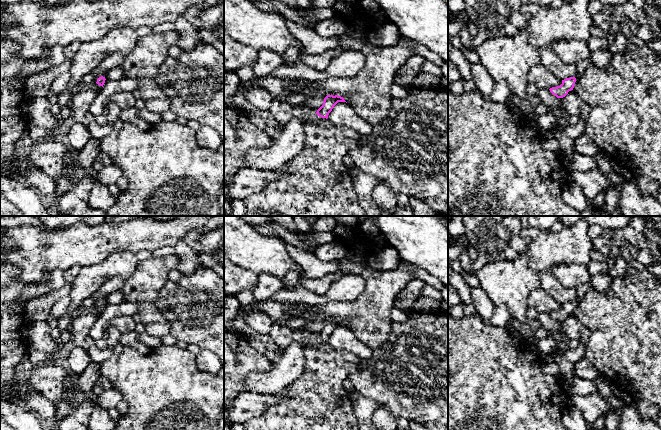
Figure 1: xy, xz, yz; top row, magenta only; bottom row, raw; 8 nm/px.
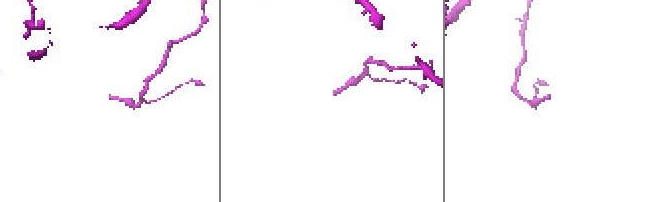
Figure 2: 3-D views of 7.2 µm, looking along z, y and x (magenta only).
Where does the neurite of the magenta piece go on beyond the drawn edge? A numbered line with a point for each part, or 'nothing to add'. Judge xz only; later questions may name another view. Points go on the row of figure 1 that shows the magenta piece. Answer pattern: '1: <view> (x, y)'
nothing to add

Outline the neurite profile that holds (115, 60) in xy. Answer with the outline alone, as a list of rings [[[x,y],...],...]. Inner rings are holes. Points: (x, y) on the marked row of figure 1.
[[[114,53],[107,56],[99,66],[94,68],[92,72],[97,76],[101,77],[105,72],[120,67],[124,61],[125,55]]]

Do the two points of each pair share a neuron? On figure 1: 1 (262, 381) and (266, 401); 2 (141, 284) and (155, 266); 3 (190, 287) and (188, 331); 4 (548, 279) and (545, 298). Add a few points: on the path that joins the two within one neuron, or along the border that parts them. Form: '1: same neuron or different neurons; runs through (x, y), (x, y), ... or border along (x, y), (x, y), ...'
1: different neurons; border along (243, 391), (282, 392)
2: same neuron; runs through (145, 280), (155, 270)
3: same neuron; runs through (190, 298), (190, 320)
4: different neurons; border along (540, 286), (561, 304)

